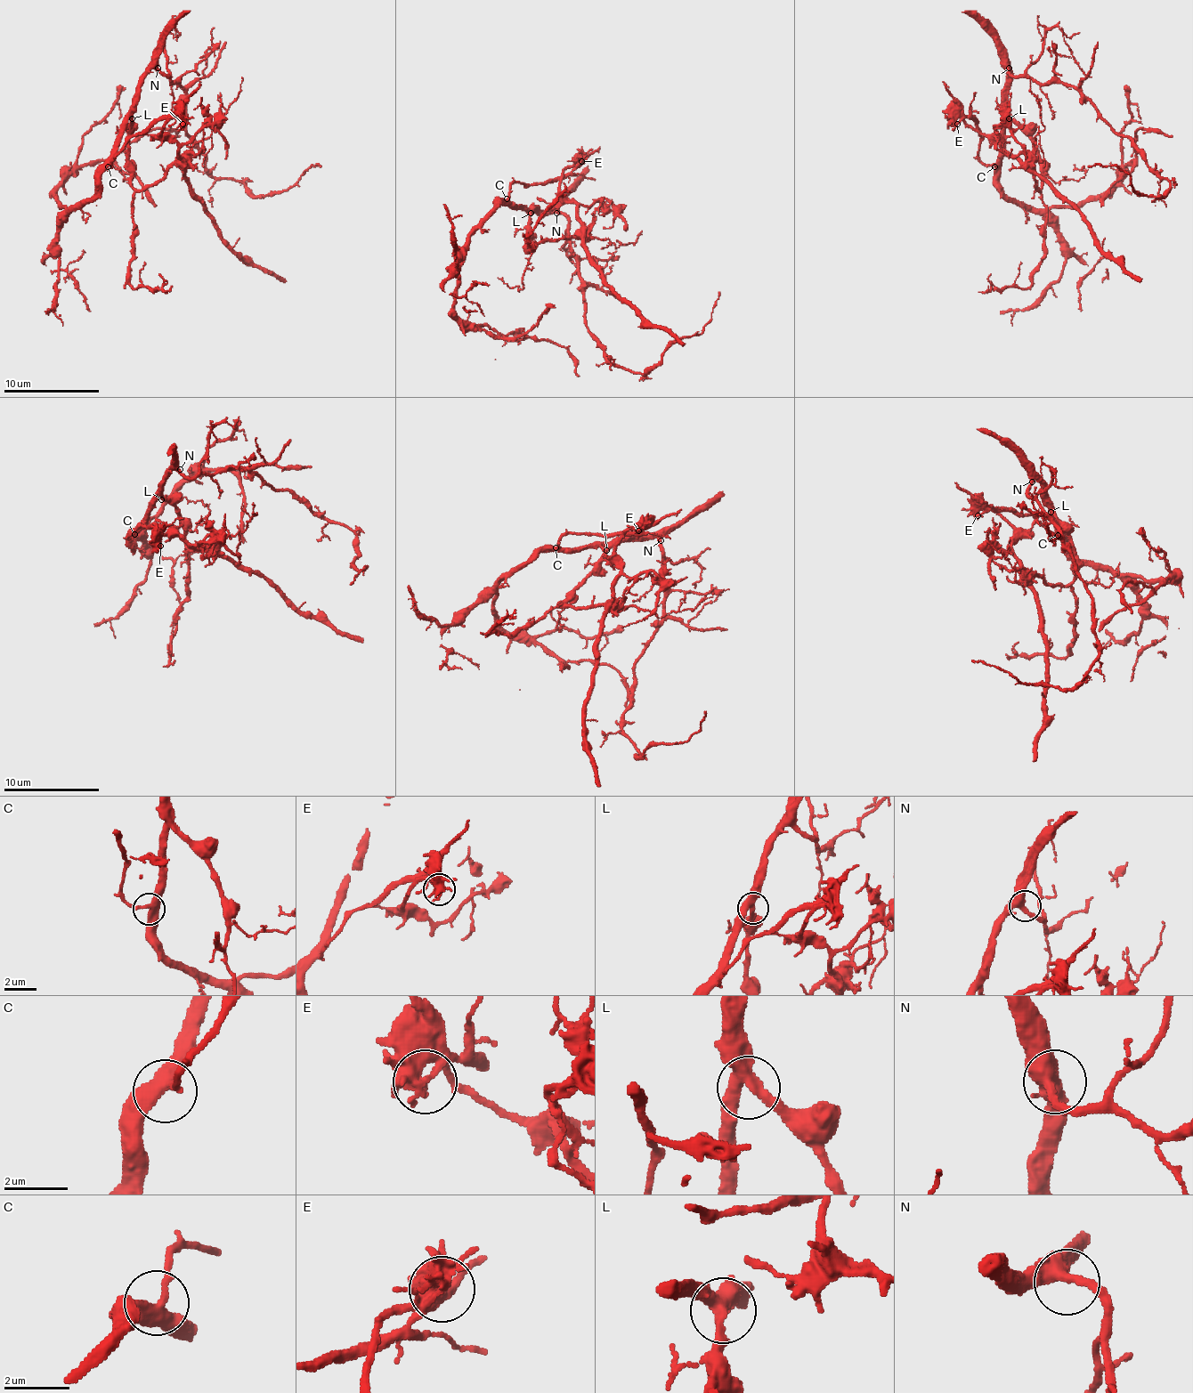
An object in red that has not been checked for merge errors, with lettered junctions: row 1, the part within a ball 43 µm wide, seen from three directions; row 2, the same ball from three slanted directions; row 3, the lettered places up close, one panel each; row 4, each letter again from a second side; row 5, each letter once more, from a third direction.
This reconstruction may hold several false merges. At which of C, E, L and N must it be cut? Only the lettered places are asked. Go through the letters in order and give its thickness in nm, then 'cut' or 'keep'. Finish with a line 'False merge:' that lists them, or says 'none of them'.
C: 400 nm | keep
E: 360 nm | cut
L: 360 nm | keep
N: 380 nm | keep
False merge: E

